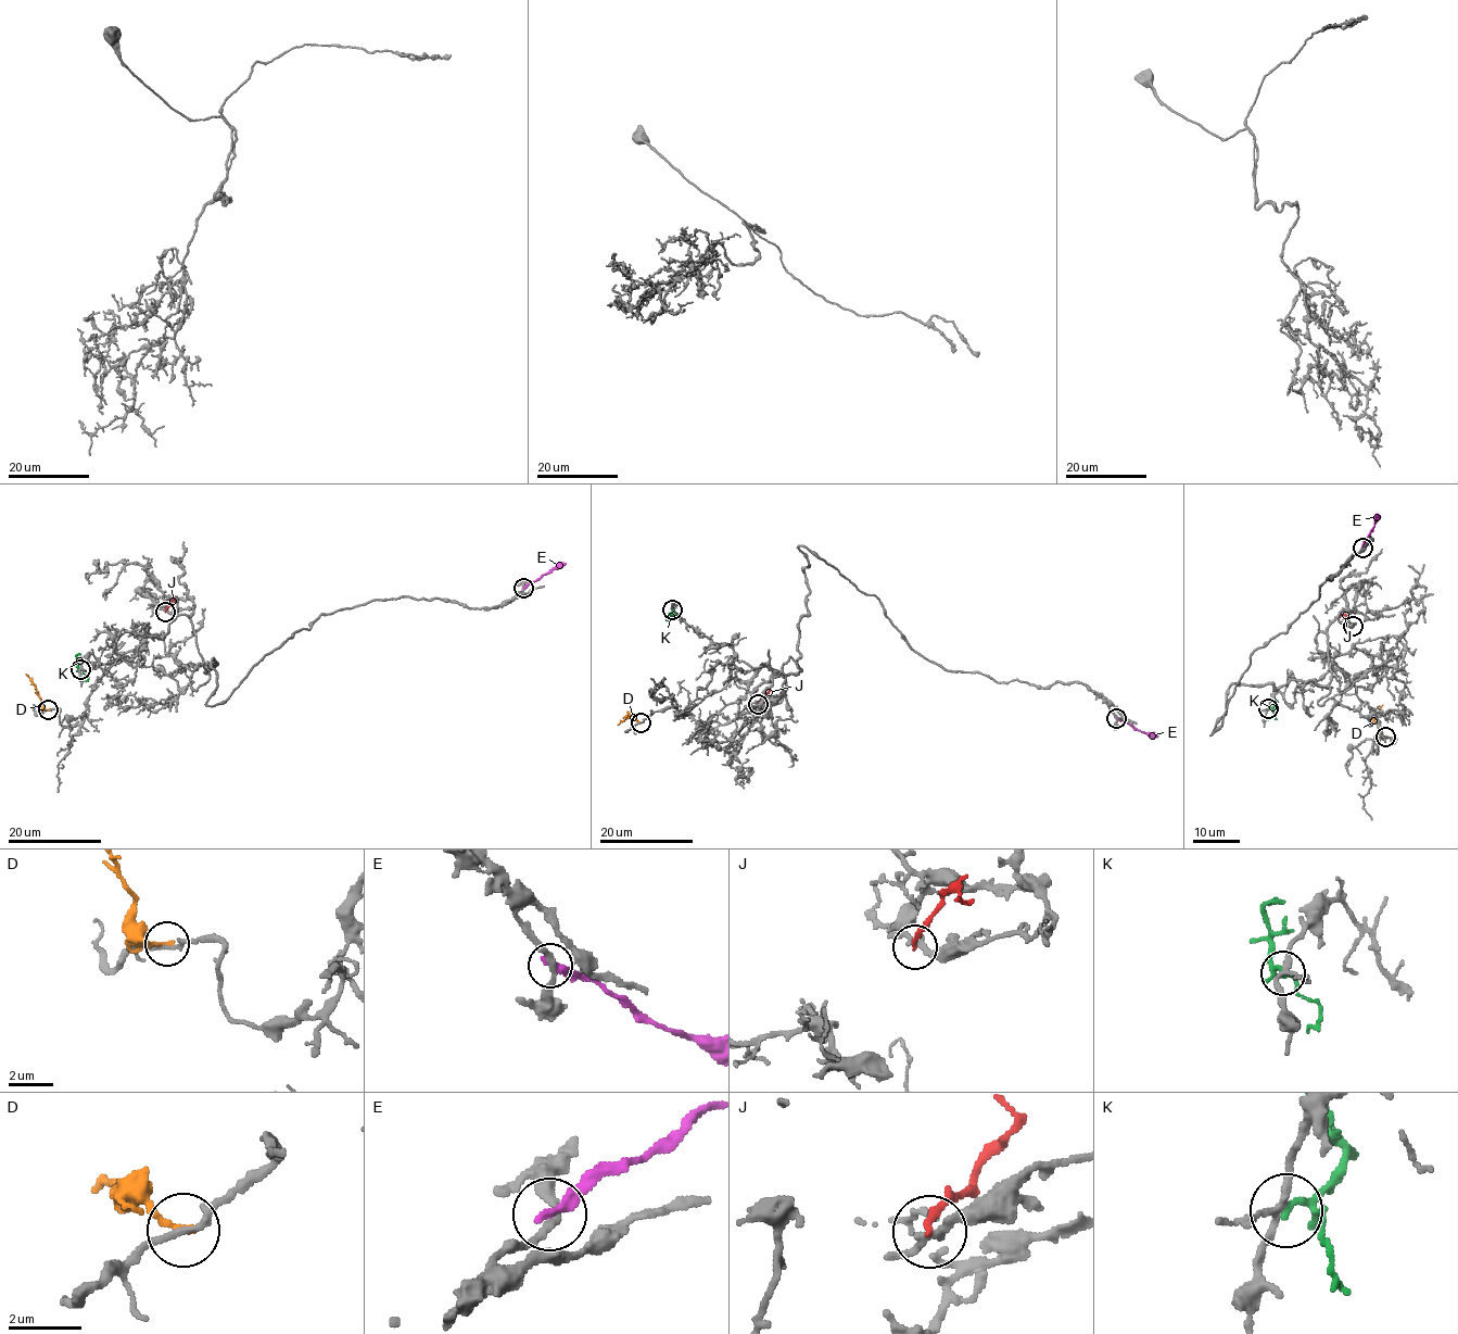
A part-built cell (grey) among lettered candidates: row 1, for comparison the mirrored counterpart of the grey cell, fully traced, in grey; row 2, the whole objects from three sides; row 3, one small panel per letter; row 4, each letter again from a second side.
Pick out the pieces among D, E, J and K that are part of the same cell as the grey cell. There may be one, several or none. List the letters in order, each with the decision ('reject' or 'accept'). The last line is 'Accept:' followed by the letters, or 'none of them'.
D: reject
E: reject
J: reject
K: reject
Accept: none of them

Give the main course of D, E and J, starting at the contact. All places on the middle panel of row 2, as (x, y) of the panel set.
D: (641, 722), (628, 714), (618, 725)
E: (1115, 717), (1137, 730), (1154, 732), (1157, 737)
J: (758, 704), (769, 691), (766, 687)

